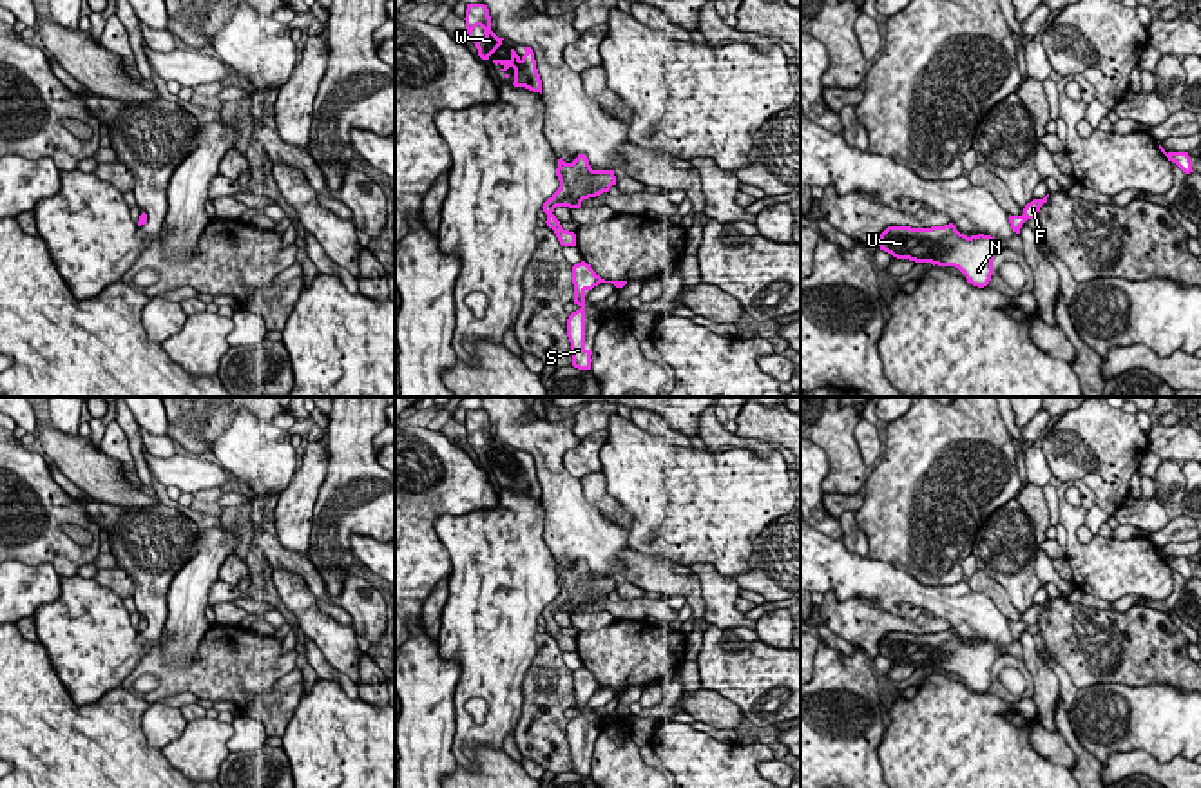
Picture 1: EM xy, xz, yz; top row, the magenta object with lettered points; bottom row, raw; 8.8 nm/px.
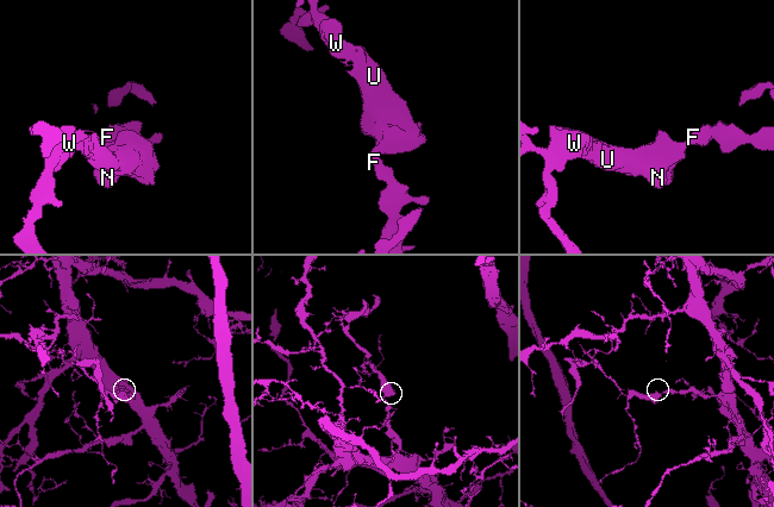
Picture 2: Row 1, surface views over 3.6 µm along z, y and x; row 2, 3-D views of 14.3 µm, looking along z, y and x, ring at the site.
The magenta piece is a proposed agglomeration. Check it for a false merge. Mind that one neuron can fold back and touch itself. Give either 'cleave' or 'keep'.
keep

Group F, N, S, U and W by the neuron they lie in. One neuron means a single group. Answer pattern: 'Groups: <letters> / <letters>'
Groups: F N S U W

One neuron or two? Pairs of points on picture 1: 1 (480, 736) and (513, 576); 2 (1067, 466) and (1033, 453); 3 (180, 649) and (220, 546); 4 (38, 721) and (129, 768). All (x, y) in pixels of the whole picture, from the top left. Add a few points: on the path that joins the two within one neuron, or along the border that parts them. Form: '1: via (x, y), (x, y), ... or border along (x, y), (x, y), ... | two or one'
1: via (500, 696), (500, 616) | one
2: border along (1040, 448), (1053, 475) | two
3: via (187, 624), (189, 589), (201, 571) | one
4: via (60, 743), (86, 768), (107, 768) | one

